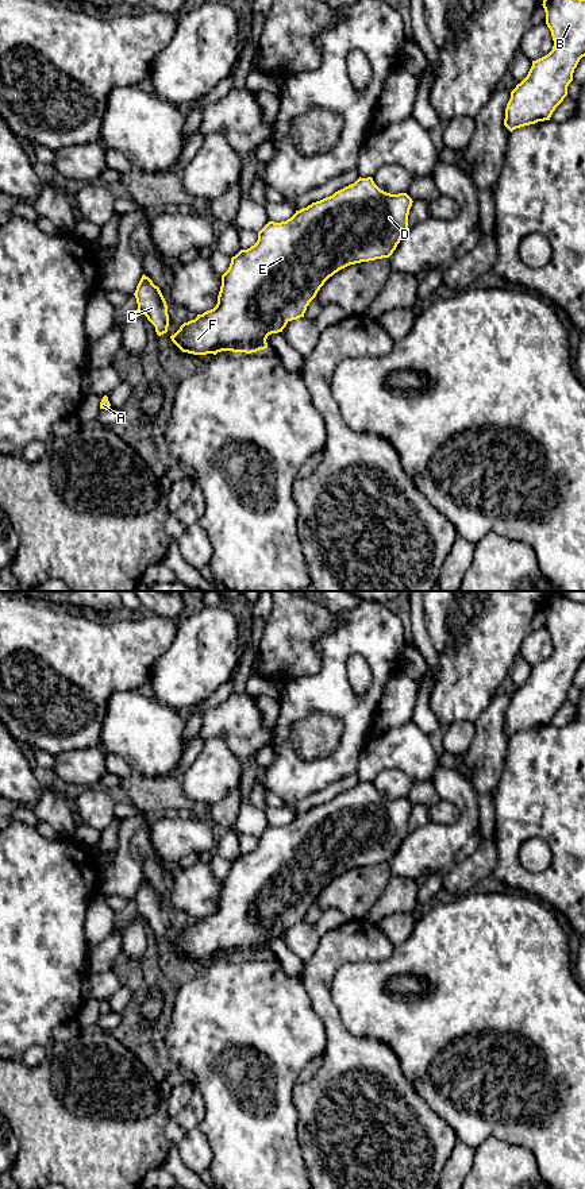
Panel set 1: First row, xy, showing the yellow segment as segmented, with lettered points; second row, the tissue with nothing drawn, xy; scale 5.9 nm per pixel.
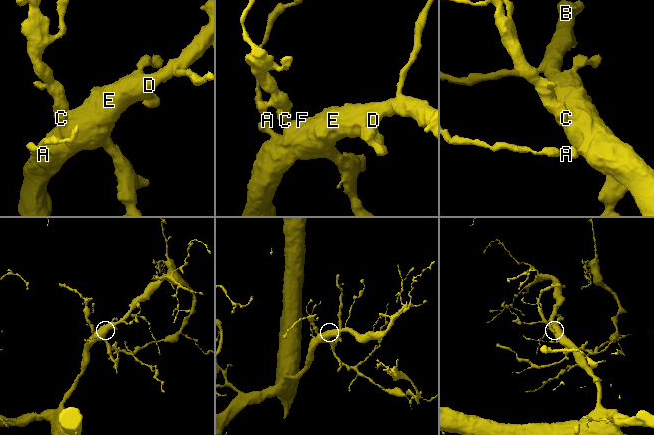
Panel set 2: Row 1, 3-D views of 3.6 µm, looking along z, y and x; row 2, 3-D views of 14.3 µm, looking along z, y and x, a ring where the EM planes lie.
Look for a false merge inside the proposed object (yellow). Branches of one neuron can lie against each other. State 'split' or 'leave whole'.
leave whole

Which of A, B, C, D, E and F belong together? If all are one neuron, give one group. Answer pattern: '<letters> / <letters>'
A B C D E F

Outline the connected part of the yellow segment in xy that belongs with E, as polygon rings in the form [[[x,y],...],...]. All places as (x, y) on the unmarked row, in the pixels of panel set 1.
[[[359,781],[332,800],[296,815],[286,826],[269,826],[258,837],[254,850],[240,854],[231,862],[228,875],[222,880],[216,911],[184,927],[170,941],[172,946],[182,957],[193,960],[216,960],[222,956],[251,958],[268,953],[268,941],[282,937],[289,926],[304,922],[307,911],[330,881],[350,869],[389,862],[393,858],[408,835],[412,807],[407,798],[386,798],[374,788],[372,781]]]

